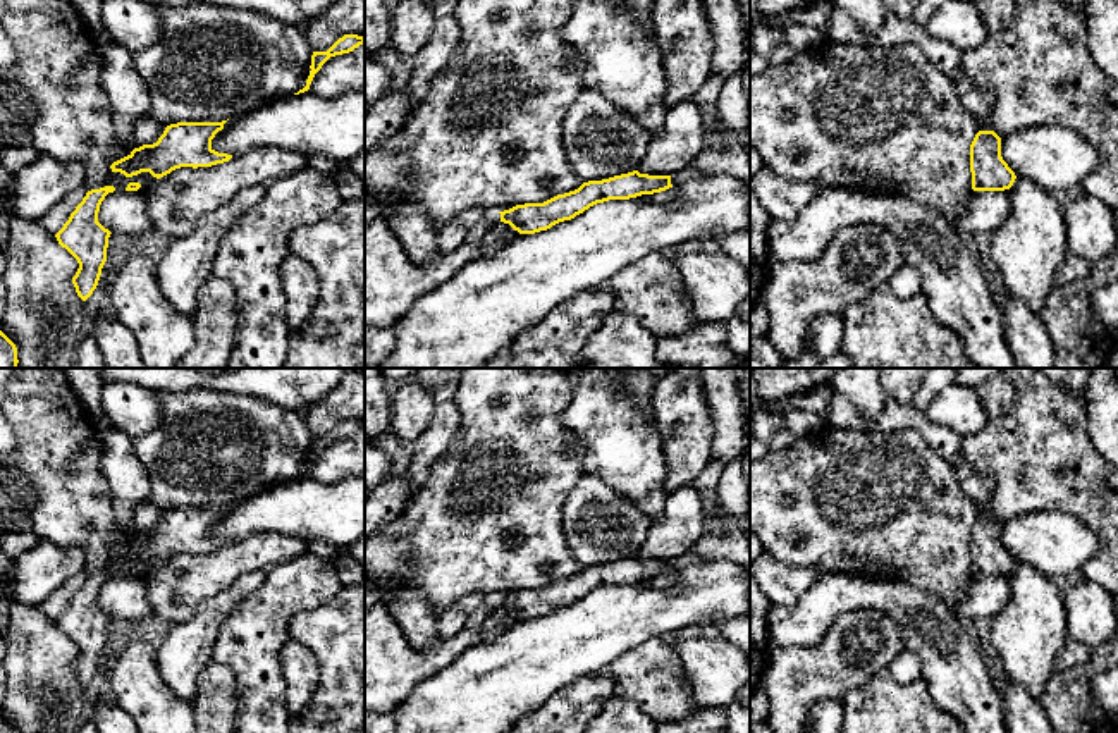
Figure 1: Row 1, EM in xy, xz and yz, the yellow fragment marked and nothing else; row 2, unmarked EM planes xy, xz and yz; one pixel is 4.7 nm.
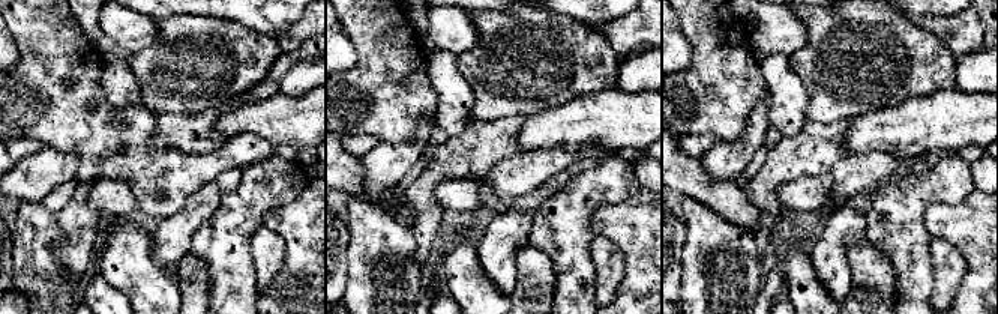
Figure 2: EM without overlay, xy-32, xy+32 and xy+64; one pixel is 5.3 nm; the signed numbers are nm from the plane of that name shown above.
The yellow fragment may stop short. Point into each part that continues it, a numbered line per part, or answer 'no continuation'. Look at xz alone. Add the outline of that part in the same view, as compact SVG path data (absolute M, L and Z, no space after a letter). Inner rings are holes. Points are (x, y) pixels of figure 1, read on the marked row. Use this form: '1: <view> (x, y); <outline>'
no continuation

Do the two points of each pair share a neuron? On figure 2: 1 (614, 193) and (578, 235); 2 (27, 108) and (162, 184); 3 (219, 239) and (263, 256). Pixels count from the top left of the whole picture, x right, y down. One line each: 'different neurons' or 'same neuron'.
1: same neuron
2: same neuron
3: different neurons

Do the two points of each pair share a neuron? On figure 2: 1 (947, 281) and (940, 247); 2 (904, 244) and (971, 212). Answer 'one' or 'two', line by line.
1: one
2: two

